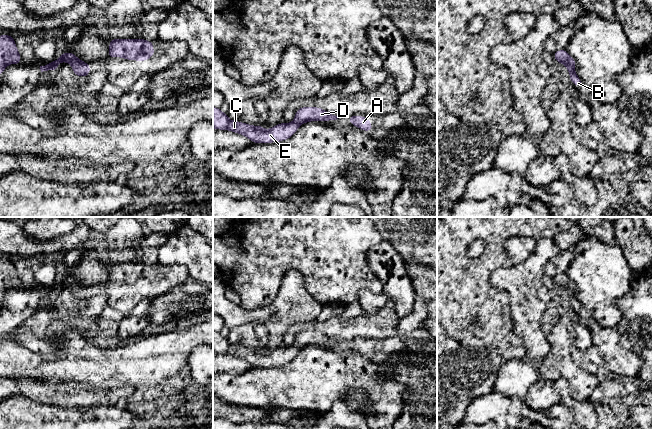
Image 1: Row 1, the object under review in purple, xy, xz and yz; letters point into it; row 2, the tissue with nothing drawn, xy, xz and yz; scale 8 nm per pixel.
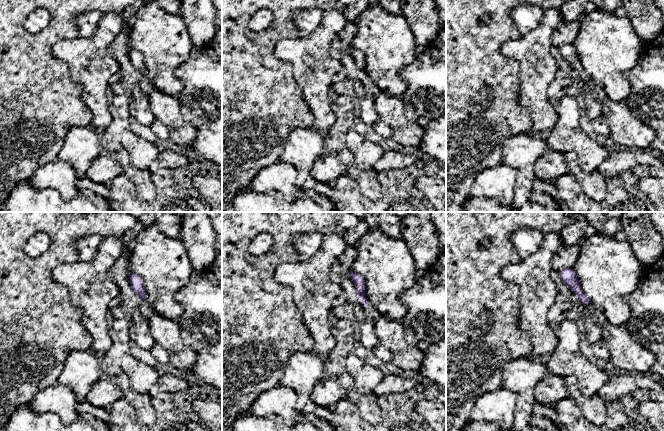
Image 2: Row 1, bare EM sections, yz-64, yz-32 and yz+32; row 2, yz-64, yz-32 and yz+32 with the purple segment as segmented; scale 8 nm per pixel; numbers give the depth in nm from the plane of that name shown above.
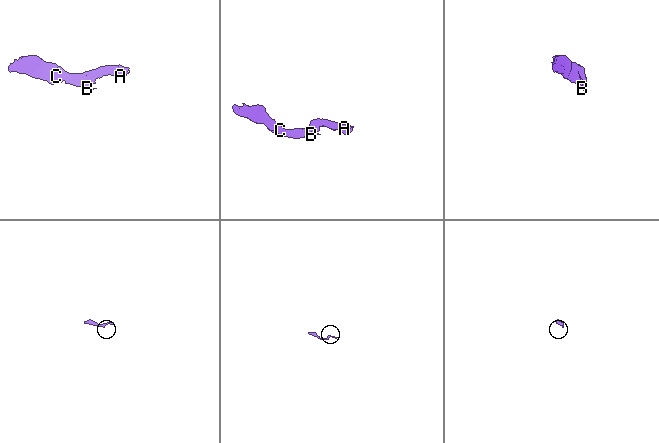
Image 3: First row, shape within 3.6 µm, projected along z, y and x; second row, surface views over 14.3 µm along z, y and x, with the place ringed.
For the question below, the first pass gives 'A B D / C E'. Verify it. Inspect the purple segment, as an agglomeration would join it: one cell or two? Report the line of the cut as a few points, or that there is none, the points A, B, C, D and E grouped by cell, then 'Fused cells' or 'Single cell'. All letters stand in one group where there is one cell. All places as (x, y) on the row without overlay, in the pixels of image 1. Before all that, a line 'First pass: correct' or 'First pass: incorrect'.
First pass: incorrect
No split. Groups: A B C D E. Single cell

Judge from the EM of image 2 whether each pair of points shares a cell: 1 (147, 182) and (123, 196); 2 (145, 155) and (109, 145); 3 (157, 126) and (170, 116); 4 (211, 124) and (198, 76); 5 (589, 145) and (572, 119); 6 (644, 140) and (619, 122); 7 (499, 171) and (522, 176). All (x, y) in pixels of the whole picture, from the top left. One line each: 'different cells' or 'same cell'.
1: different cells
2: same cell
3: different cells
4: same cell
5: same cell
6: same cell
7: different cells

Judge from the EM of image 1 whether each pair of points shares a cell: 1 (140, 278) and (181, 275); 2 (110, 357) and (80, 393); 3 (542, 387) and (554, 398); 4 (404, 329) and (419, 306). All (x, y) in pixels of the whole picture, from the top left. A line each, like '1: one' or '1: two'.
1: one
2: two
3: one
4: one

